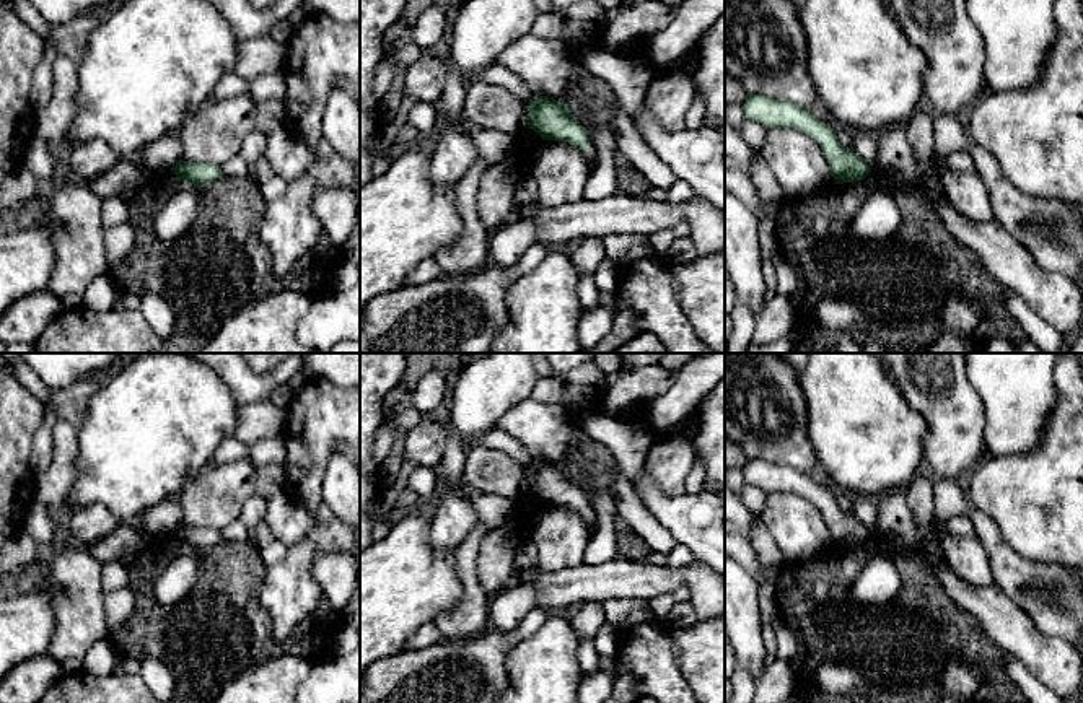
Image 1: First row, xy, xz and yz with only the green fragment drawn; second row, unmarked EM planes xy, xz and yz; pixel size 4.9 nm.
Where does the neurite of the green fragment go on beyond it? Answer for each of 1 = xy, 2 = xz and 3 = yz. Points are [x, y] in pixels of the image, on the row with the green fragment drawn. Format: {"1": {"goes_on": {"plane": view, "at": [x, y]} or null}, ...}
{"1": {"goes_on": null}, "2": {"goes_on": null}, "3": {"goes_on": null}}

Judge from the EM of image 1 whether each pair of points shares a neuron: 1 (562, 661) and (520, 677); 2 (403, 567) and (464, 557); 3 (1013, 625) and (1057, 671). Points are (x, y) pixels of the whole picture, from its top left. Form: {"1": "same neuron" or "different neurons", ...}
{"1": "same neuron", "2": "different neurons", "3": "same neuron"}

